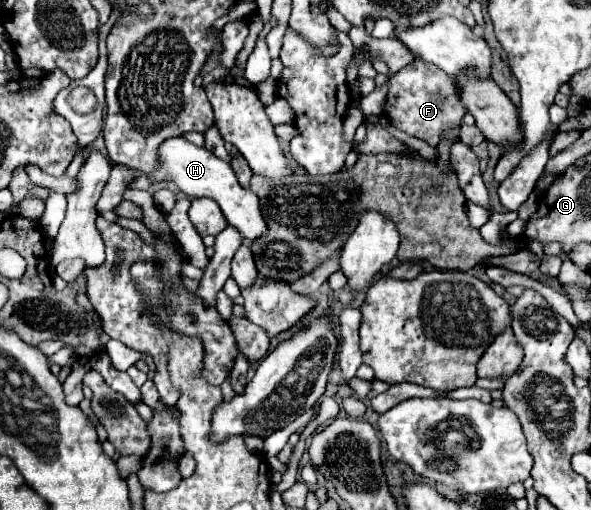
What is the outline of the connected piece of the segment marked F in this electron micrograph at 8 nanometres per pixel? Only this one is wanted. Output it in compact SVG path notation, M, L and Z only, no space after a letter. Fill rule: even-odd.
M412 61L388 79L388 99L384 115L410 137L418 137L428 145L436 147L440 133L448 125L460 125L466 107L458 99L458 89L442 69L426 61Z

